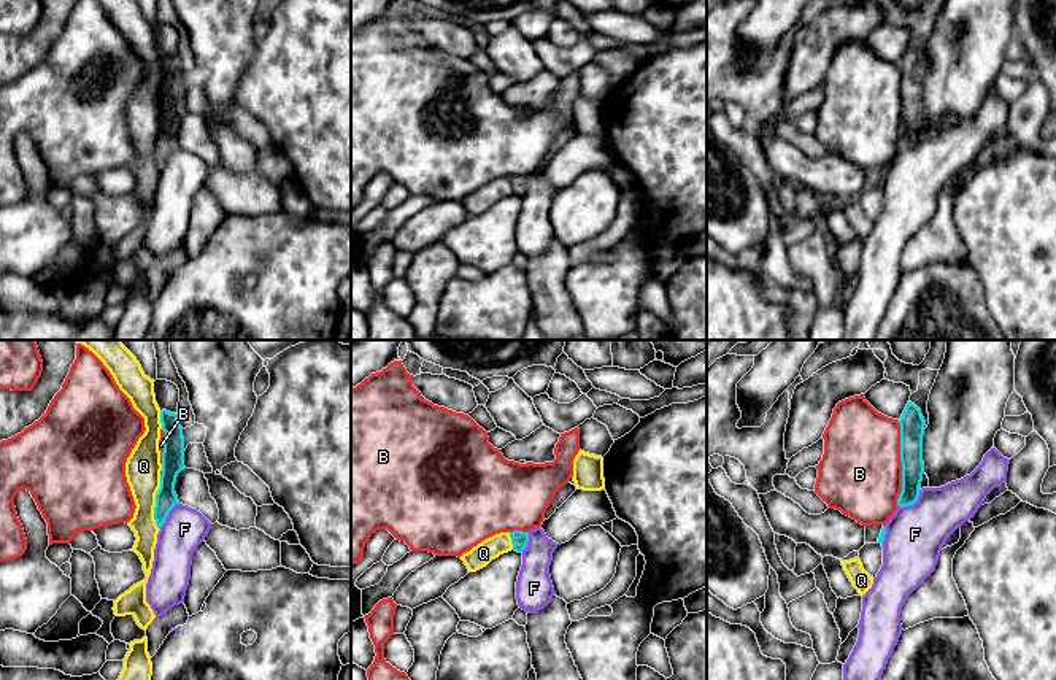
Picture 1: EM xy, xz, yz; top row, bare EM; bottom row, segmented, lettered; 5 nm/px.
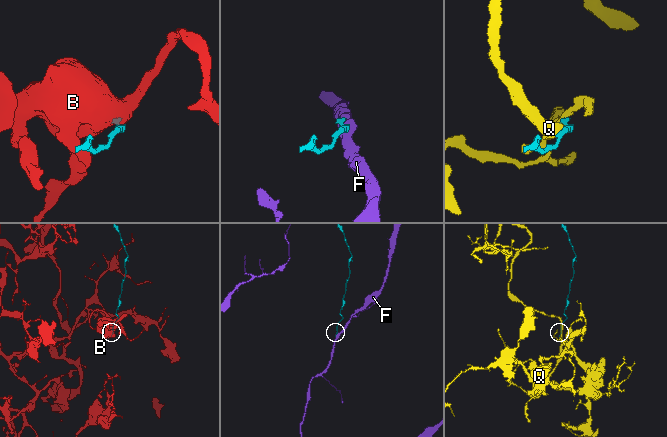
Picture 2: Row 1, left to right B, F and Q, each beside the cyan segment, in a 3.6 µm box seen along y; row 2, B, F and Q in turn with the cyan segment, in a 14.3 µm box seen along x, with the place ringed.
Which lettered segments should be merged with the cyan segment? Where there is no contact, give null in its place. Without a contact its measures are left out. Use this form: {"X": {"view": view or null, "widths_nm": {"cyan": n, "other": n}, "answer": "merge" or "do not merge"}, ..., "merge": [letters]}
{"B": {"view": "yz", "widths_nm": {"cyan": 130, "other": 420}, "answer": "do not merge"}, "F": {"view": "yz", "widths_nm": {"cyan": 110, "other": 300}, "answer": "do not merge"}, "Q": {"view": "xy", "widths_nm": {"cyan": 110, "other": 180}, "answer": "do not merge"}, "merge": []}

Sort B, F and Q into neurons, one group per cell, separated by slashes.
B / F / Q

